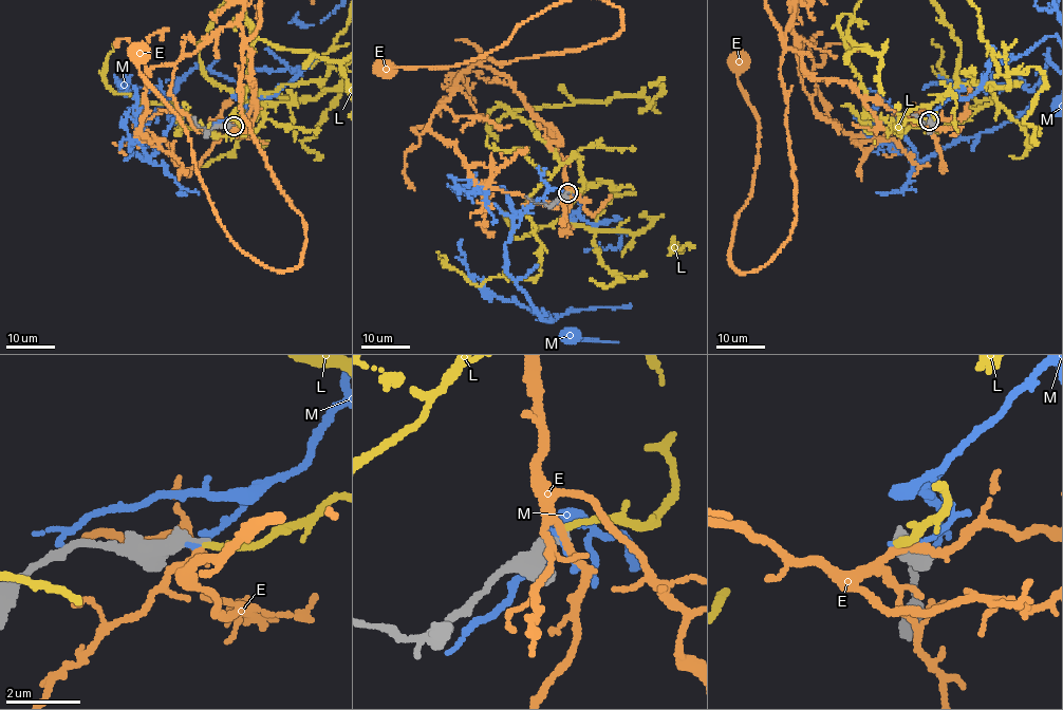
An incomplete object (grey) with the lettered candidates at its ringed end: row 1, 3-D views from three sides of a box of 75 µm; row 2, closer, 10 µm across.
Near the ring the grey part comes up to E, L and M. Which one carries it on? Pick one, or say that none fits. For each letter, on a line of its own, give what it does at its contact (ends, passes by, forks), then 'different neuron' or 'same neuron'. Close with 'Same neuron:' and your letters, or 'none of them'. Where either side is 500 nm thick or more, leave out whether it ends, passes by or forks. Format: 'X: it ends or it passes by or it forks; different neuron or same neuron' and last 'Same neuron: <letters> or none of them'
E: it passes by; different neuron
L: it ends; same neuron
M: it ends; different neuron
Same neuron: L

